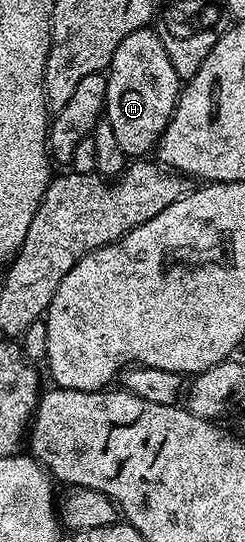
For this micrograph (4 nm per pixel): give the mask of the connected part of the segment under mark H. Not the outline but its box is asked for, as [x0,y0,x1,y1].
[104,29,183,157]

